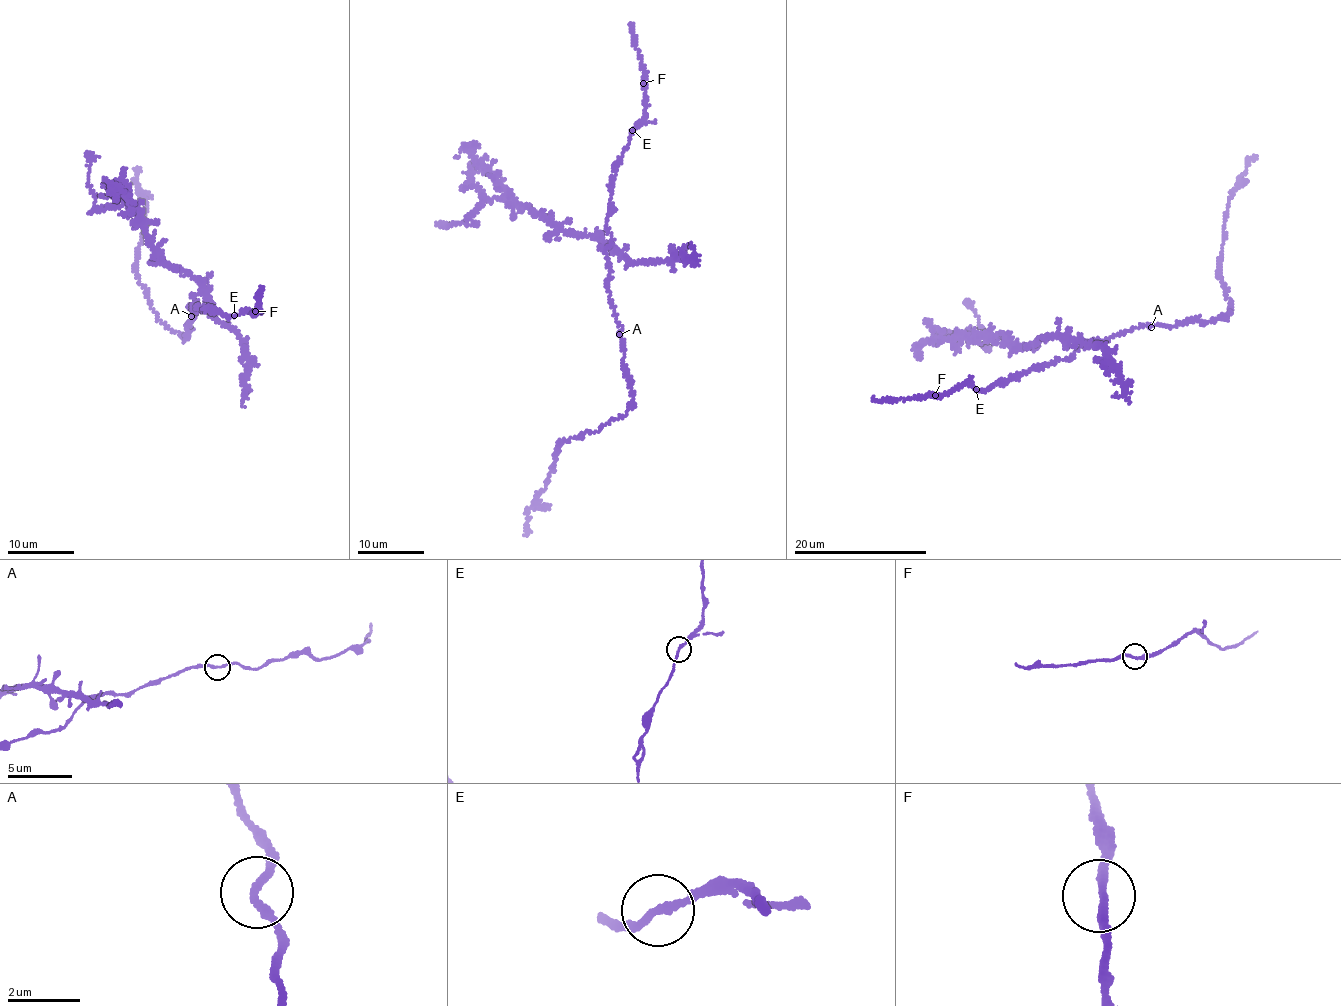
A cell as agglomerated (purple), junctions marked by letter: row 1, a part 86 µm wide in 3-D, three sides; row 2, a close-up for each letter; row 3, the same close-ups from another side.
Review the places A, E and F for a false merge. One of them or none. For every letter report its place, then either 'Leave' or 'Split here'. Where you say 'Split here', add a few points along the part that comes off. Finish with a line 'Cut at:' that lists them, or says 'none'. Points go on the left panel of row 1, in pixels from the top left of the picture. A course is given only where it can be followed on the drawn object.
A: Place: (191, 316). Leave
E: Place: (234, 315). Leave
F: Place: (255, 311). Leave
Cut at: none

